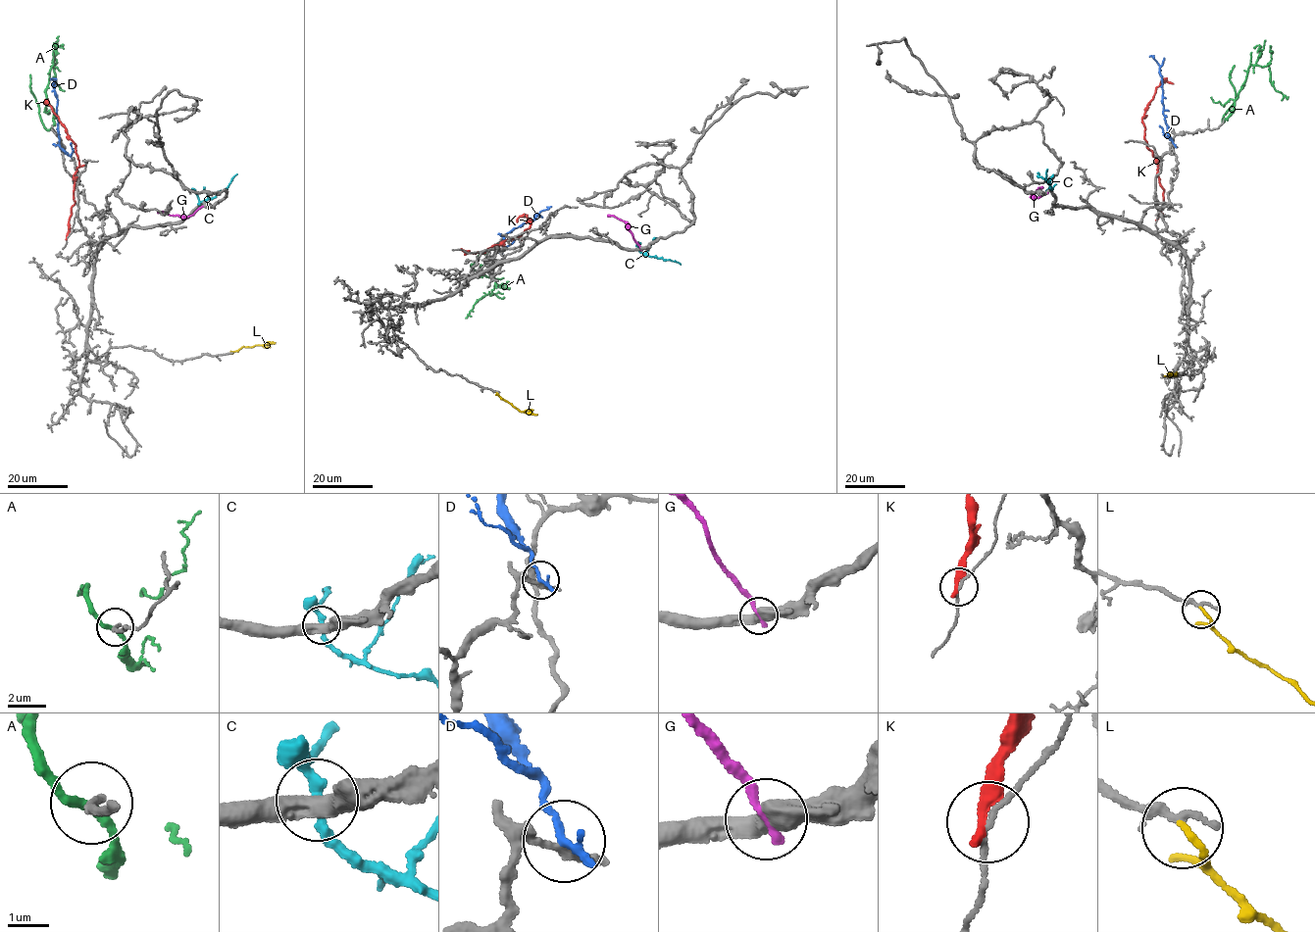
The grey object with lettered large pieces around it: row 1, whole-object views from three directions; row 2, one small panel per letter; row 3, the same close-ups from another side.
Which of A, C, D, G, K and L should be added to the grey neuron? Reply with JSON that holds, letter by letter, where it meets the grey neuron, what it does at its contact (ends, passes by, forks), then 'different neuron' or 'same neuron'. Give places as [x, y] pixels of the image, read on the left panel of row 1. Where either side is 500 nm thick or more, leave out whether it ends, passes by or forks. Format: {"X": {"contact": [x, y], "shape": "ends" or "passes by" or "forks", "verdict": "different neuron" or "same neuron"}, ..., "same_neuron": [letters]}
{"A": {"contact": [52, 126], "shape": "passes by", "verdict": "different neuron"}, "C": {"contact": [202, 201], "shape": "forks", "verdict": "different neuron"}, "D": {"contact": [73, 159], "shape": "ends", "verdict": "different neuron"}, "G": {"contact": [205, 206], "verdict": "different neuron"}, "K": {"contact": [67, 238], "shape": "ends", "verdict": "different neuron"}, "L": {"contact": [230, 353], "shape": "ends", "verdict": "different neuron"}, "same_neuron": []}

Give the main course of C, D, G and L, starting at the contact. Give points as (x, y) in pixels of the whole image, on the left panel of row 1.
C: (202, 201), (223, 190), (237, 173)
D: (73, 159), (59, 144), (57, 98), (53, 86), (56, 78)
G: (205, 206), (188, 217), (158, 211)
L: (229, 353), (243, 347), (275, 342)

